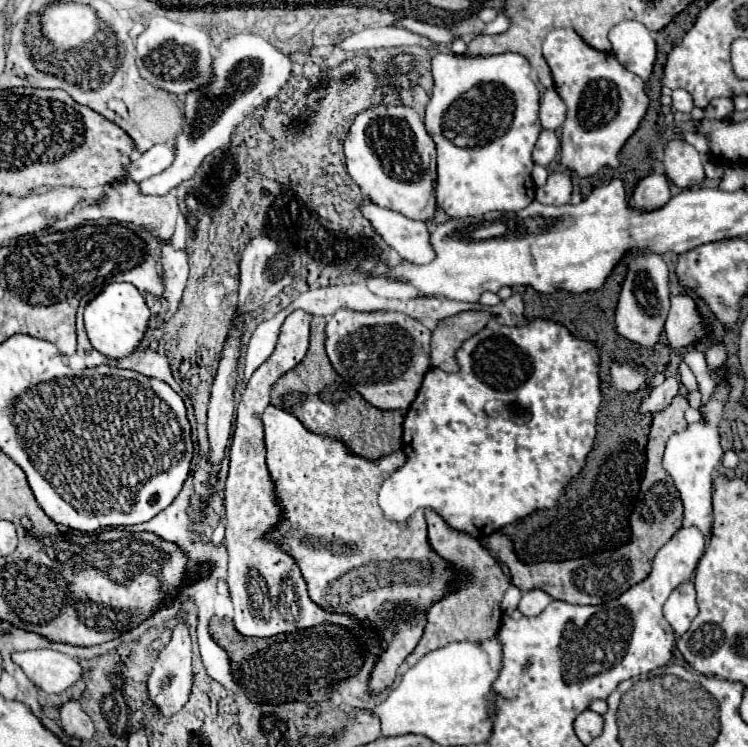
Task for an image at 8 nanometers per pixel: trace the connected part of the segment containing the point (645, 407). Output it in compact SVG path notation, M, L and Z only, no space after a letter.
M666 378L660 386L656 386L652 392L650 392L650 398L642 402L640 406L640 414L644 412L650 412L650 414L656 414L660 410L664 410L672 398L678 394L678 380L676 378Z

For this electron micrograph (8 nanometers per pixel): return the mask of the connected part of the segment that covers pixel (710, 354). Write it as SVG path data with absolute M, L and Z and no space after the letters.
M716 342L706 350L706 362L708 362L708 370L710 374L714 374L718 368L726 368L728 366L728 348L724 342Z

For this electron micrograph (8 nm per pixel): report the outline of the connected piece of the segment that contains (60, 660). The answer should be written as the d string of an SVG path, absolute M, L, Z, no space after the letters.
M50 648L16 652L12 660L44 692L60 694L82 676L82 666L76 658L70 658Z

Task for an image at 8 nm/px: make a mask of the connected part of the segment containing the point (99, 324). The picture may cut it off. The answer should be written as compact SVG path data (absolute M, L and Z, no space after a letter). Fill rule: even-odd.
M110 282L104 290L86 304L84 308L84 324L92 346L110 358L124 358L128 356L144 338L148 328L150 310L144 302L144 296L134 284L128 282Z

